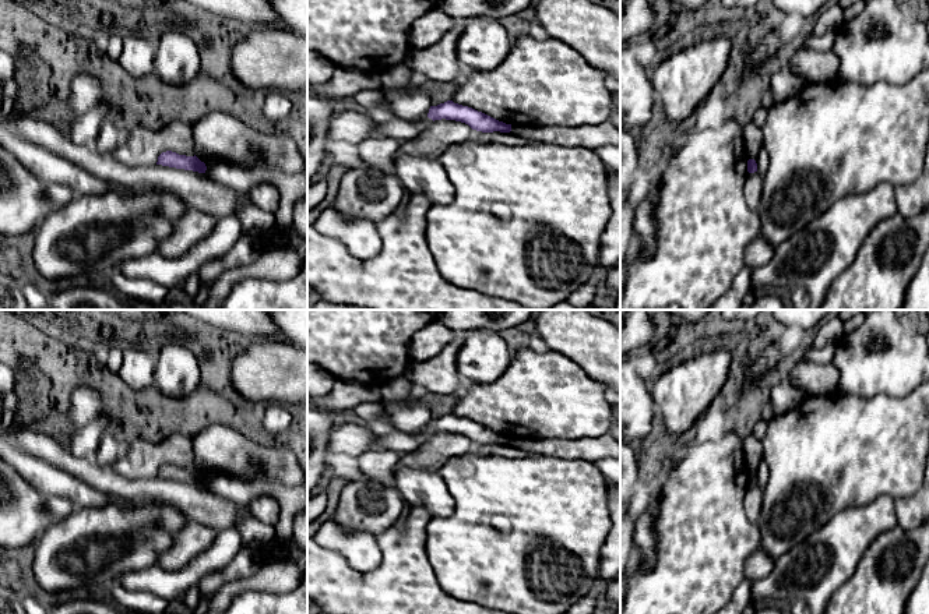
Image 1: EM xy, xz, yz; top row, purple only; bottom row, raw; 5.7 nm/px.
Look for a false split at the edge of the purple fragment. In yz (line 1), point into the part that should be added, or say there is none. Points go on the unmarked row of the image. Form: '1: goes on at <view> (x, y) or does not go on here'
1: does not go on here

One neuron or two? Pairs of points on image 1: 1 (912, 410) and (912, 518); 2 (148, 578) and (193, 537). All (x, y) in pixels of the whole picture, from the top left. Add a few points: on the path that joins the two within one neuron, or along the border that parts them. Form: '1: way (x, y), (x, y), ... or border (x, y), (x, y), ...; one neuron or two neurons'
1: border (914, 493), (896, 500); two neurons
2: border (193, 558), (173, 570), (162, 570), (157, 565); two neurons

